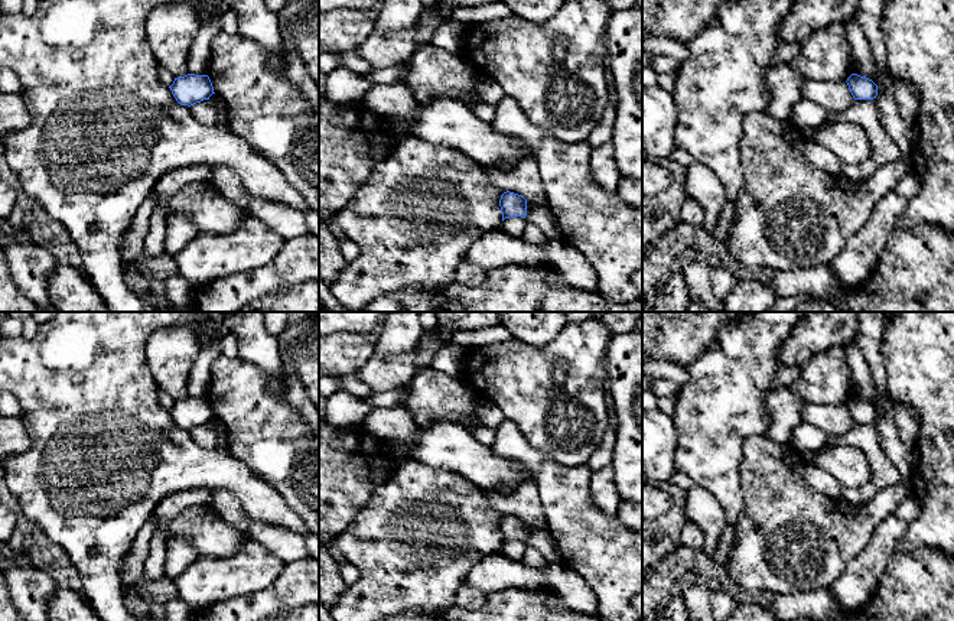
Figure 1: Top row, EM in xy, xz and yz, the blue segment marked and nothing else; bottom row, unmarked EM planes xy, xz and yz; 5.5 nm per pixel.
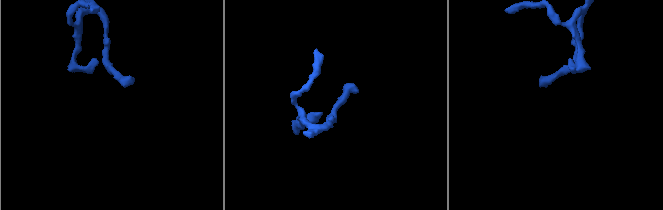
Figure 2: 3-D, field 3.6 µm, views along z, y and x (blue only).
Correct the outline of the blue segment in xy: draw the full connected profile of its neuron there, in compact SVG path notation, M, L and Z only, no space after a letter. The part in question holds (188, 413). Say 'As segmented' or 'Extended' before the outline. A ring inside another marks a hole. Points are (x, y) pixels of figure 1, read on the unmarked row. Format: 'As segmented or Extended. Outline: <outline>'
As segmented. Outline: M188 397L178 400L169 412L176 425L188 430L209 423L209 420L215 417L208 399Z

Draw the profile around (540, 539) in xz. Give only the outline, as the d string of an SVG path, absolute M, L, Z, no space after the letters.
M527 524L525 544L535 547L547 563L561 563L560 552L547 530L534 529Z

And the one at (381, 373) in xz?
M417 349L398 355L374 354L365 365L356 370L356 377L371 393L382 393L401 386L410 386L421 370L416 360Z

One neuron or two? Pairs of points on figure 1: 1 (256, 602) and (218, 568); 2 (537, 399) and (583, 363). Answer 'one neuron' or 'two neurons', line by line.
1: two neurons
2: one neuron

